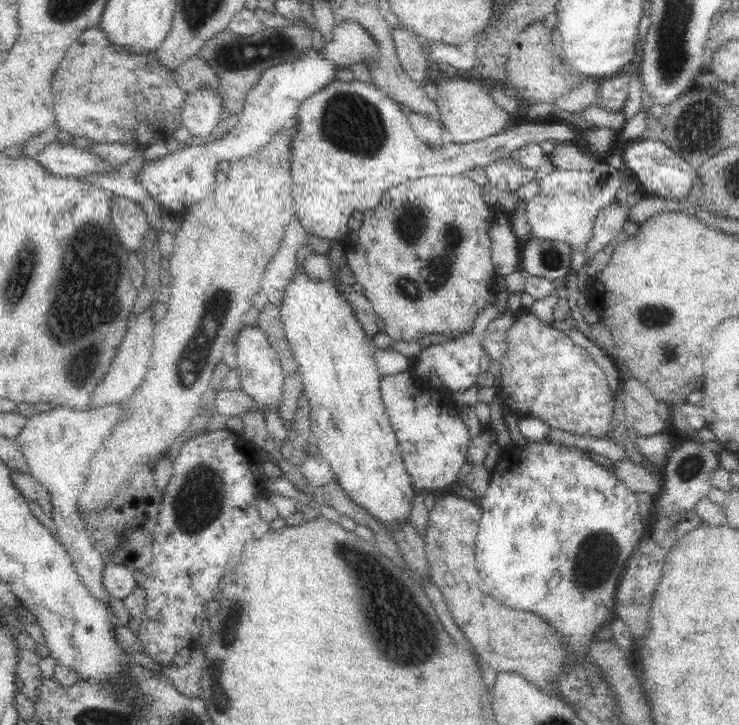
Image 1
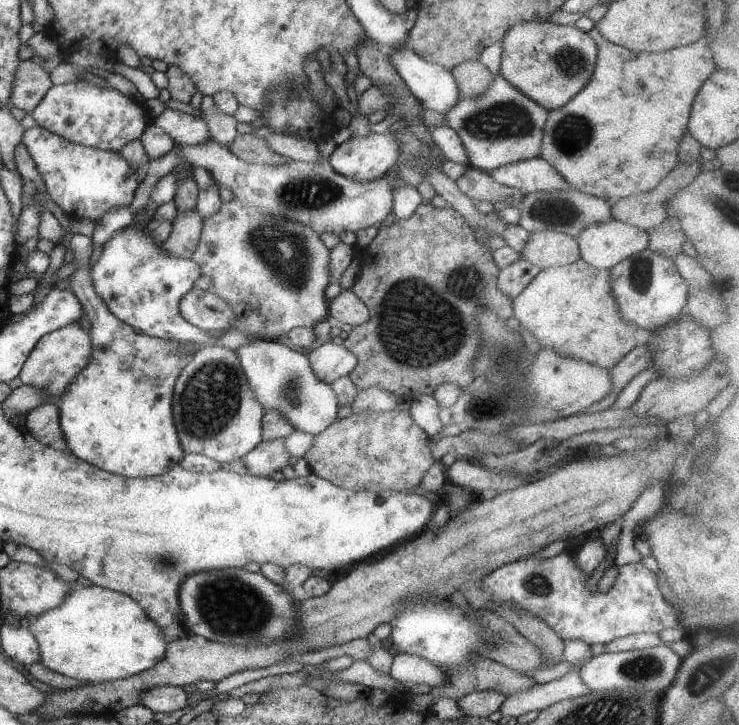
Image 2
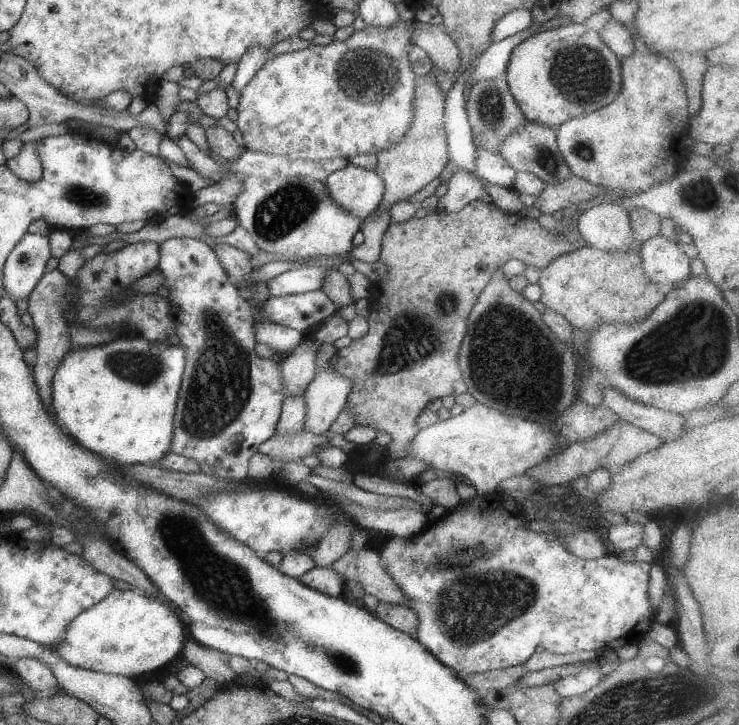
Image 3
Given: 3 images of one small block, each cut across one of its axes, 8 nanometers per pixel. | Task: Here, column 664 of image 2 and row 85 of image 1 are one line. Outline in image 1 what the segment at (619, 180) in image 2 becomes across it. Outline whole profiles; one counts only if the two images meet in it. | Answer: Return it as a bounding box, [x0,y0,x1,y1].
[51,27,187,150]

